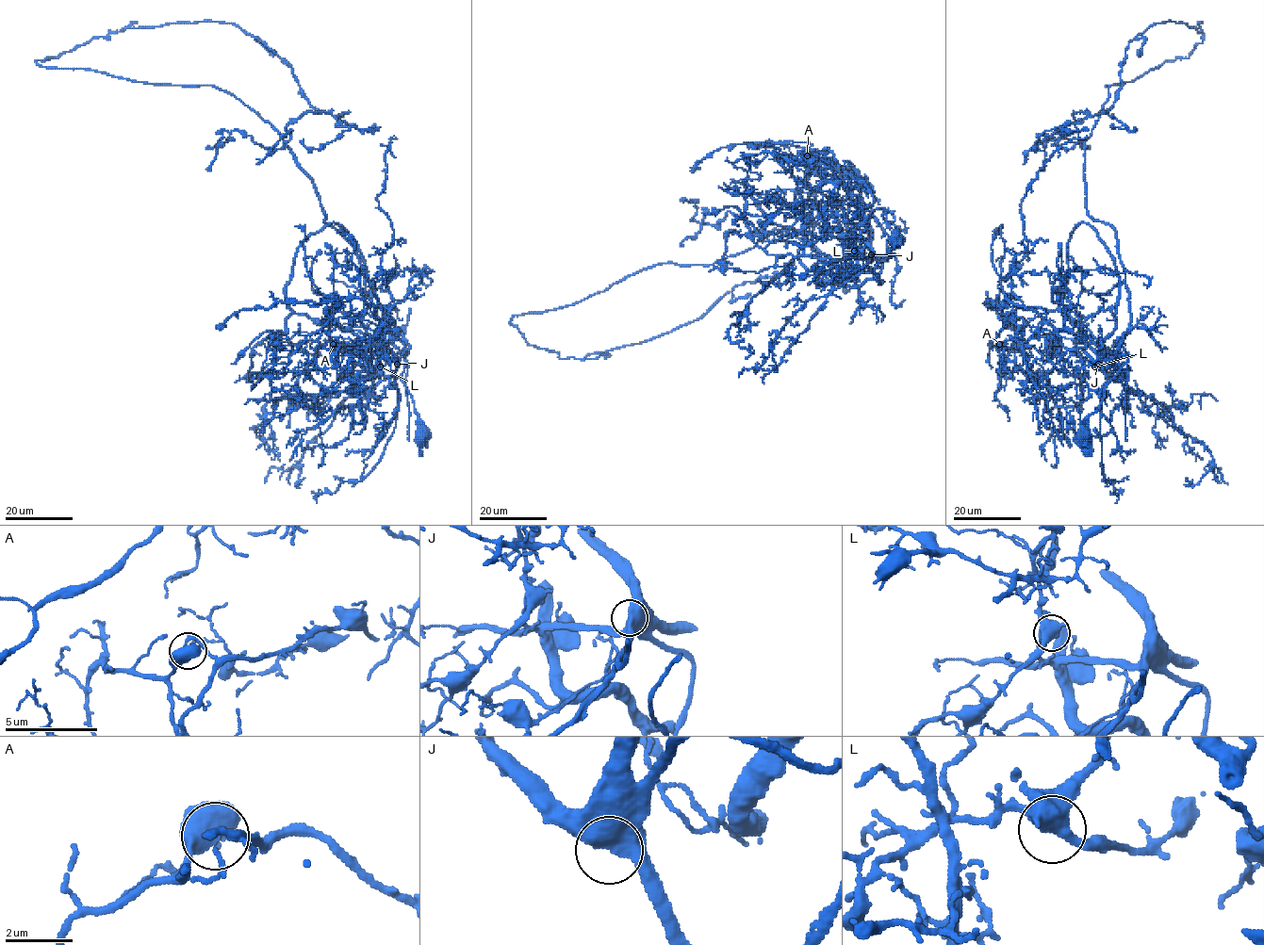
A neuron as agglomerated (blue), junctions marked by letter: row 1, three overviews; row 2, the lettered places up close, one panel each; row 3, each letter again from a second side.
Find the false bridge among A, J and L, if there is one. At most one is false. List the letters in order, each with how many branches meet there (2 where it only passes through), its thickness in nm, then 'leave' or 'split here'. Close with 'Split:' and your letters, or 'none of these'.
A: branches 3; calibre 440 nm; split here
J: branches 3; calibre 460 nm; leave
L: branches 3; calibre 480 nm; leave
Split: A

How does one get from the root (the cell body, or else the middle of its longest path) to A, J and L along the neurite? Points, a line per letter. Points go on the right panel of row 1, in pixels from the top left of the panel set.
A: (1082, 438), (1126, 358), (1107, 352), (1092, 360), (1046, 330), (999, 344)
J: (1082, 438), (1084, 420), (1099, 408), (1104, 389), (1126, 358), (1107, 352), (1098, 364)
L: (1082, 438), (1084, 420), (1099, 408), (1104, 389), (1126, 356), (1121, 351), (1111, 361), (1102, 355), (1094, 366)

